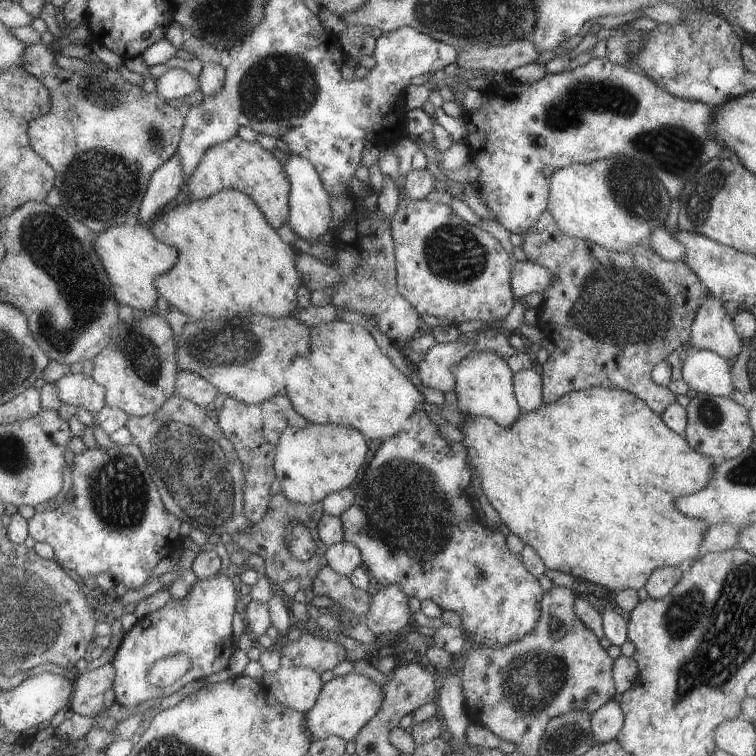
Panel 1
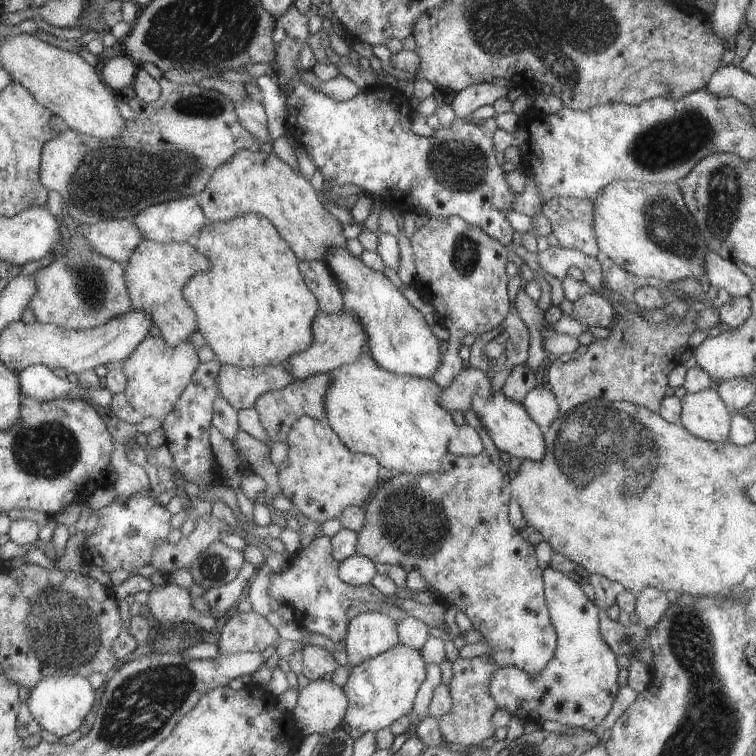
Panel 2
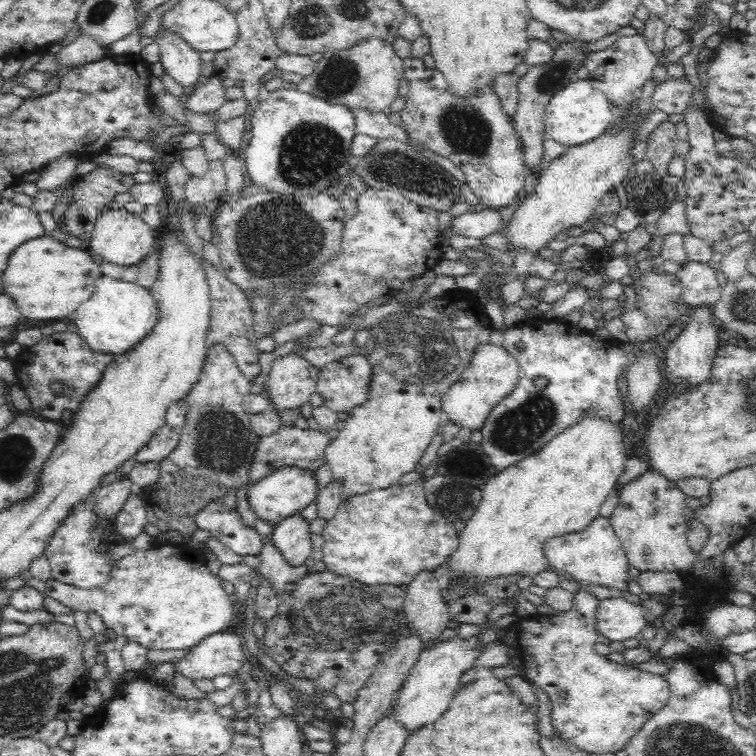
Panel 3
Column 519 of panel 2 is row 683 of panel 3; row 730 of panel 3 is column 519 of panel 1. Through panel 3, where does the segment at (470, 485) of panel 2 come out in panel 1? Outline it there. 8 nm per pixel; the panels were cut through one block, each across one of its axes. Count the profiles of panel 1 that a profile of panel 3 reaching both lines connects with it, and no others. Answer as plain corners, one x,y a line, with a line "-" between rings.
419,410
411,419
410,429
381,442
369,460
363,478
352,490
352,504
339,516
343,541
359,550
363,565
383,588
397,584
405,596
420,602
430,600
441,611
457,614
468,646
490,649
511,644
531,634
531,628
539,622
544,596
539,582
525,566
521,566
520,554
511,554
505,548
503,535
481,526
477,520
465,492
457,486
465,460
465,456
449,452
449,448
457,444
438,434
437,426
431,422
427,412

